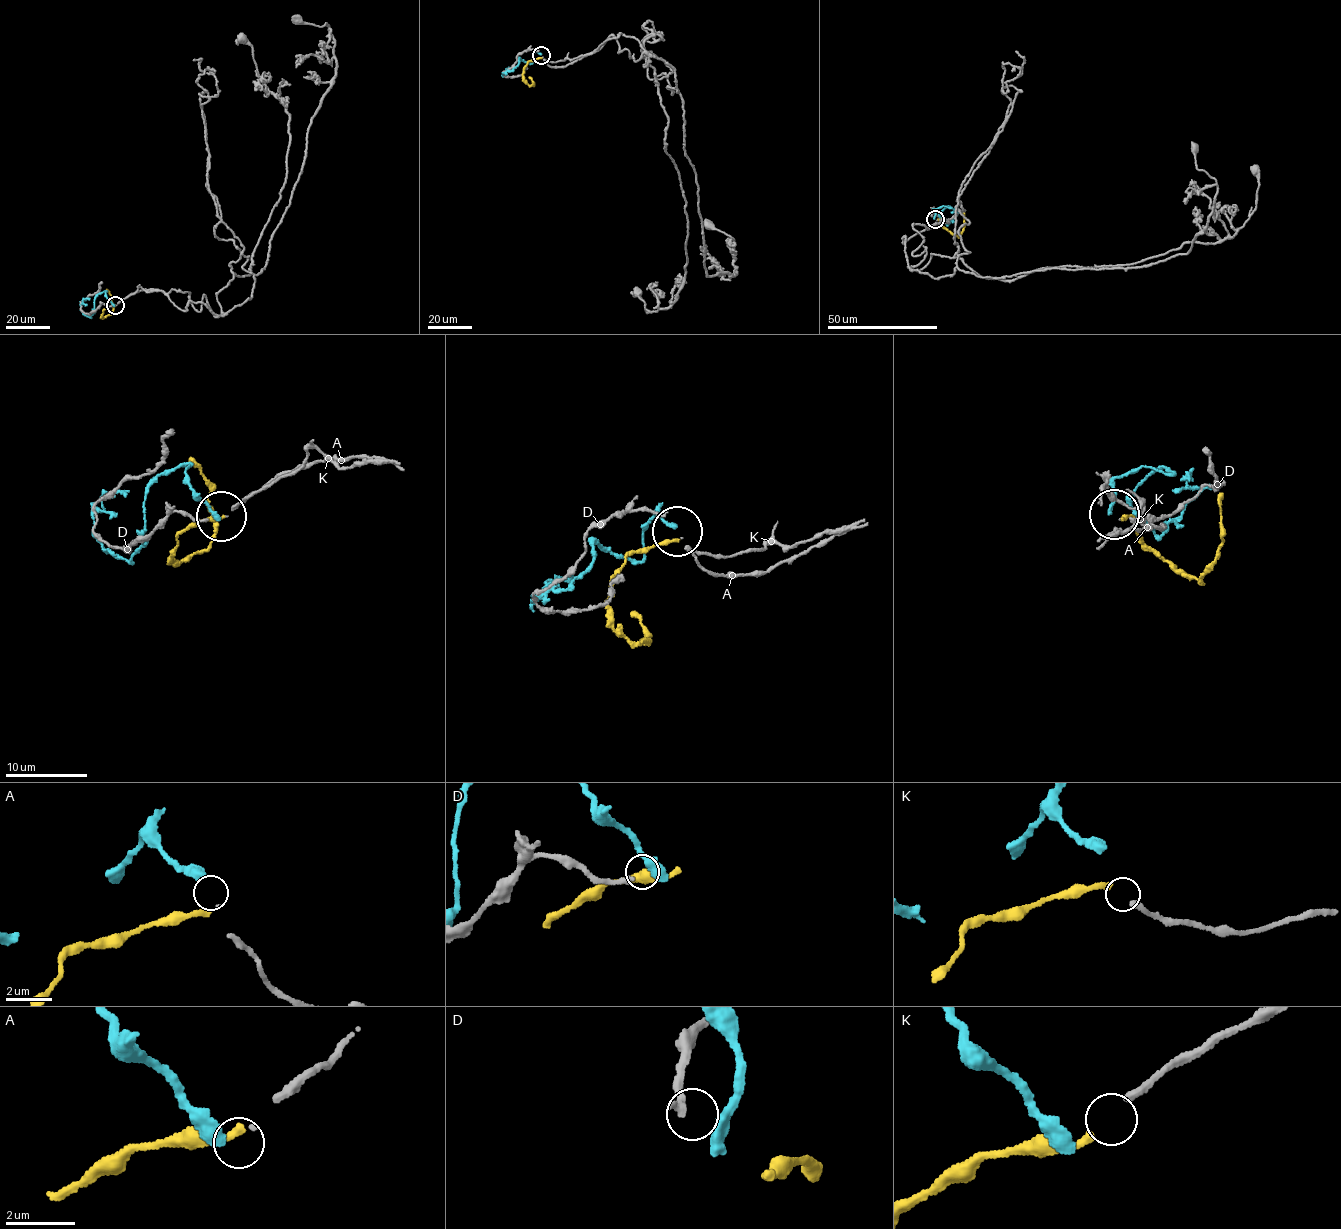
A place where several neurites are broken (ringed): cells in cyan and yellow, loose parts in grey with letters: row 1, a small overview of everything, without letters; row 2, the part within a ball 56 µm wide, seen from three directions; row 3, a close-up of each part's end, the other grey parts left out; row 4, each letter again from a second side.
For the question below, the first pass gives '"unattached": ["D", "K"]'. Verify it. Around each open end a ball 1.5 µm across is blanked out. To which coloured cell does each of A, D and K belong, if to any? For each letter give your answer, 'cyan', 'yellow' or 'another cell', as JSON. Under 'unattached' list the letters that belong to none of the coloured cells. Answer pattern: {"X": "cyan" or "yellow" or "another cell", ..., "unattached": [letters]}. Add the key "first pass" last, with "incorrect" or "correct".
{"A": "cyan", "D": "another cell", "K": "yellow", "unattached": ["D"], "first pass": "incorrect"}

